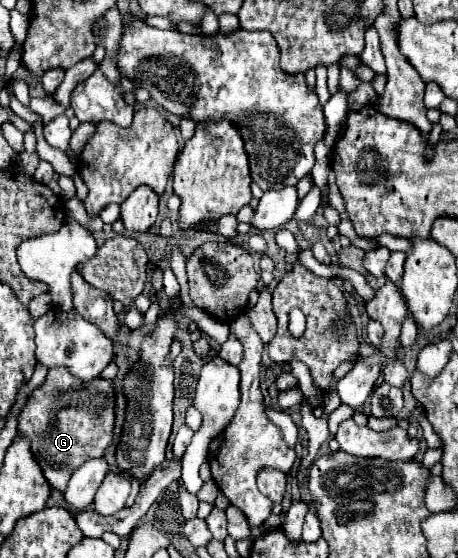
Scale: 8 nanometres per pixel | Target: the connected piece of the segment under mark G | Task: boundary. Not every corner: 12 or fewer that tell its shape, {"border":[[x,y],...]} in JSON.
{"border":[[48,370],[18,434],[52,488],[114,440],[112,380]]}

